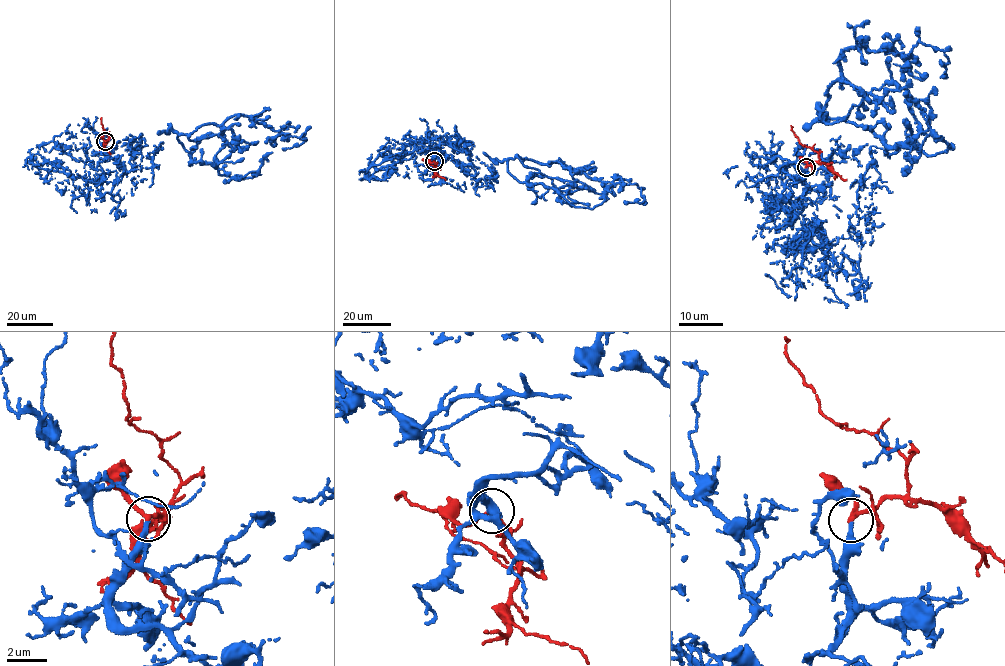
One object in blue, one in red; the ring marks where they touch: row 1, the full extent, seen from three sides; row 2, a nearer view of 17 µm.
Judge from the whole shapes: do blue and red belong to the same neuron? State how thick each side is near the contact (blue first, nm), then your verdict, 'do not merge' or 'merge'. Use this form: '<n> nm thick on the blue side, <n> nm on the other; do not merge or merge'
240 nm thick on the blue side, 190 nm on the other; merge

